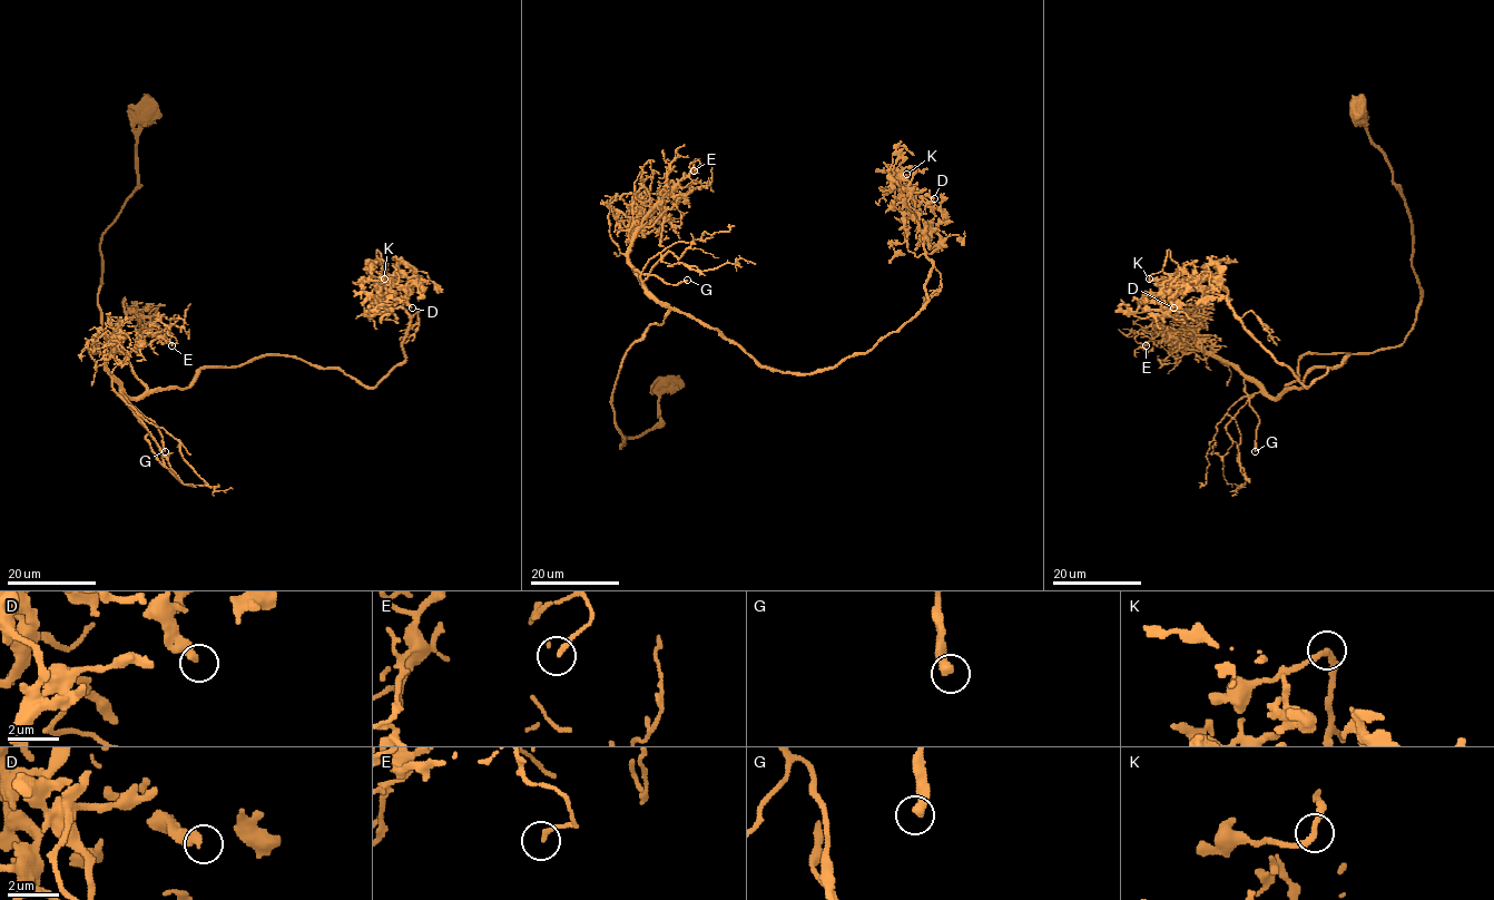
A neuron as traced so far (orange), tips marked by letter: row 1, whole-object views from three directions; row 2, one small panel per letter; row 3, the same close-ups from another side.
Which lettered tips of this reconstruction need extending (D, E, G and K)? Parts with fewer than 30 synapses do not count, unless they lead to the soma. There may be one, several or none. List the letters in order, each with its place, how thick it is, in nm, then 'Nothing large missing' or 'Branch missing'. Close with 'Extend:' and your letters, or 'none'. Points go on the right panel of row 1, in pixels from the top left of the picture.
D: Place: (1173, 307). Thickness 400 nm. Nothing large missing
E: Place: (1146, 345). Thickness 180 nm. Nothing large missing
G: Place: (1255, 451). Thickness 400 nm. Branch missing
K: Place: (1149, 279). Thickness 200 nm. Nothing large missing
Extend: G

